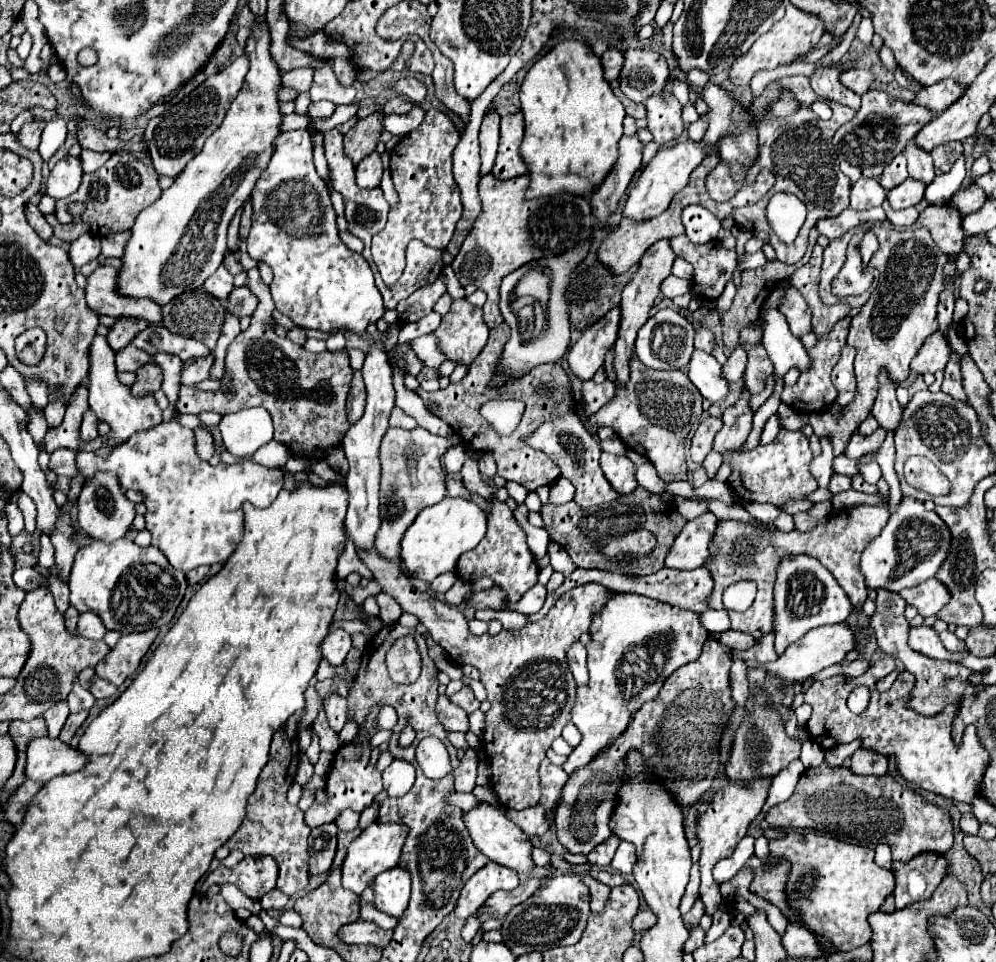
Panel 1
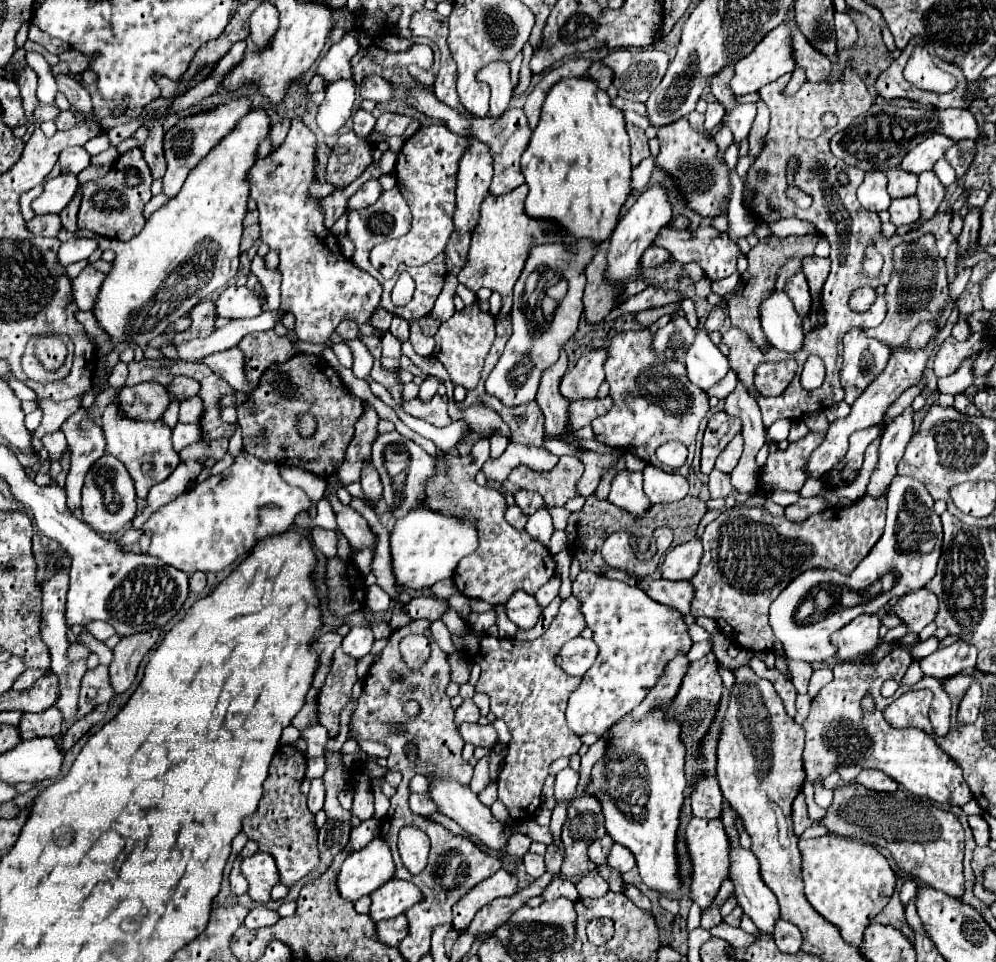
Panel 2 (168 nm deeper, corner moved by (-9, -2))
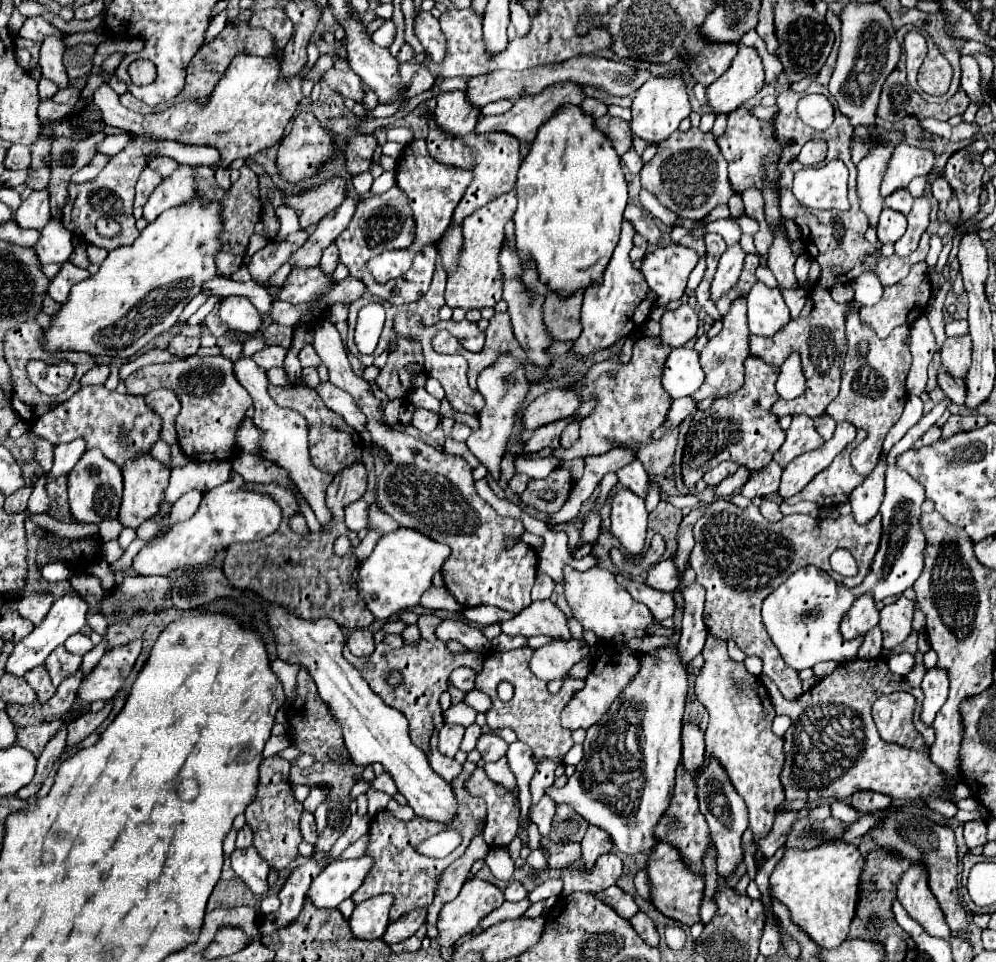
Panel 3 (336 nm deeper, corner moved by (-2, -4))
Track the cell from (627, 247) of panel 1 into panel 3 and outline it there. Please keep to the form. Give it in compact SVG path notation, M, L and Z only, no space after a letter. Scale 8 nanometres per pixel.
M547 295L543 303L543 323L553 341L573 341L581 333L579 311L583 295L561 299L559 295Z

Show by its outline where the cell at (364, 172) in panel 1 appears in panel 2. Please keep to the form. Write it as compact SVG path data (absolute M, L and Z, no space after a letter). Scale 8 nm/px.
M368 179L368 181L352 195L352 199L348 201L348 207L350 207L350 209L364 209L364 207L376 203L380 195L382 195L382 185L380 185L380 181L378 181L378 179Z

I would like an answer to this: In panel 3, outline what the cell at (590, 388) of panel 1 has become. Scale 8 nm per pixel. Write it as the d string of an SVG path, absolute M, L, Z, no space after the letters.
M573 417L561 419L561 421L555 421L555 423L549 423L549 425L543 425L543 427L535 429L533 435L531 435L531 439L523 445L521 455L539 453L543 449L557 449L559 447L559 435L567 427L569 421L573 421Z

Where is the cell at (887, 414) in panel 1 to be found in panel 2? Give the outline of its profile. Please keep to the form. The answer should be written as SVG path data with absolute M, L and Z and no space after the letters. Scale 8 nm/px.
M908 407L904 413L900 413L892 423L884 427L882 439L880 439L880 463L878 469L874 471L870 485L868 485L868 495L880 497L884 489L890 485L892 477L896 475L896 465L900 457L904 455L904 449L914 433L914 409Z

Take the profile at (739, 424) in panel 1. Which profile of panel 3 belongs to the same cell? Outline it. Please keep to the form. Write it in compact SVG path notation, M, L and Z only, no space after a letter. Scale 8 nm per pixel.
M721 463L719 467L707 471L705 477L703 477L703 481L705 481L709 487L717 487L727 475L733 475L737 469L739 469L737 463Z

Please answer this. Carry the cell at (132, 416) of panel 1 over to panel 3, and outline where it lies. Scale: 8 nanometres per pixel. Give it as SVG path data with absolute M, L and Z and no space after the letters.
M139 455L137 459L127 461L127 465L123 469L123 483L125 483L123 501L121 501L119 517L117 517L123 527L139 529L141 523L159 515L161 505L163 505L163 491L167 489L167 483L169 483L169 473L171 473L171 469L163 467L151 455Z

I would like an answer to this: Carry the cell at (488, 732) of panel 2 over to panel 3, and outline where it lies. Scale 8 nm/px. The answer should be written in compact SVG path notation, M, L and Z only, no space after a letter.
M481 735L481 739L477 741L477 749L483 757L483 761L499 761L501 757L505 757L507 753L507 743L501 737L495 735Z

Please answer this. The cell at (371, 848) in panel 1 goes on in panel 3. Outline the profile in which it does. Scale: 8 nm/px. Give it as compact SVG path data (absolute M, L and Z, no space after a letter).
M367 855L359 859L337 859L329 863L313 879L311 887L307 889L307 899L311 899L311 903L319 909L337 907L361 887L371 865L373 859Z

